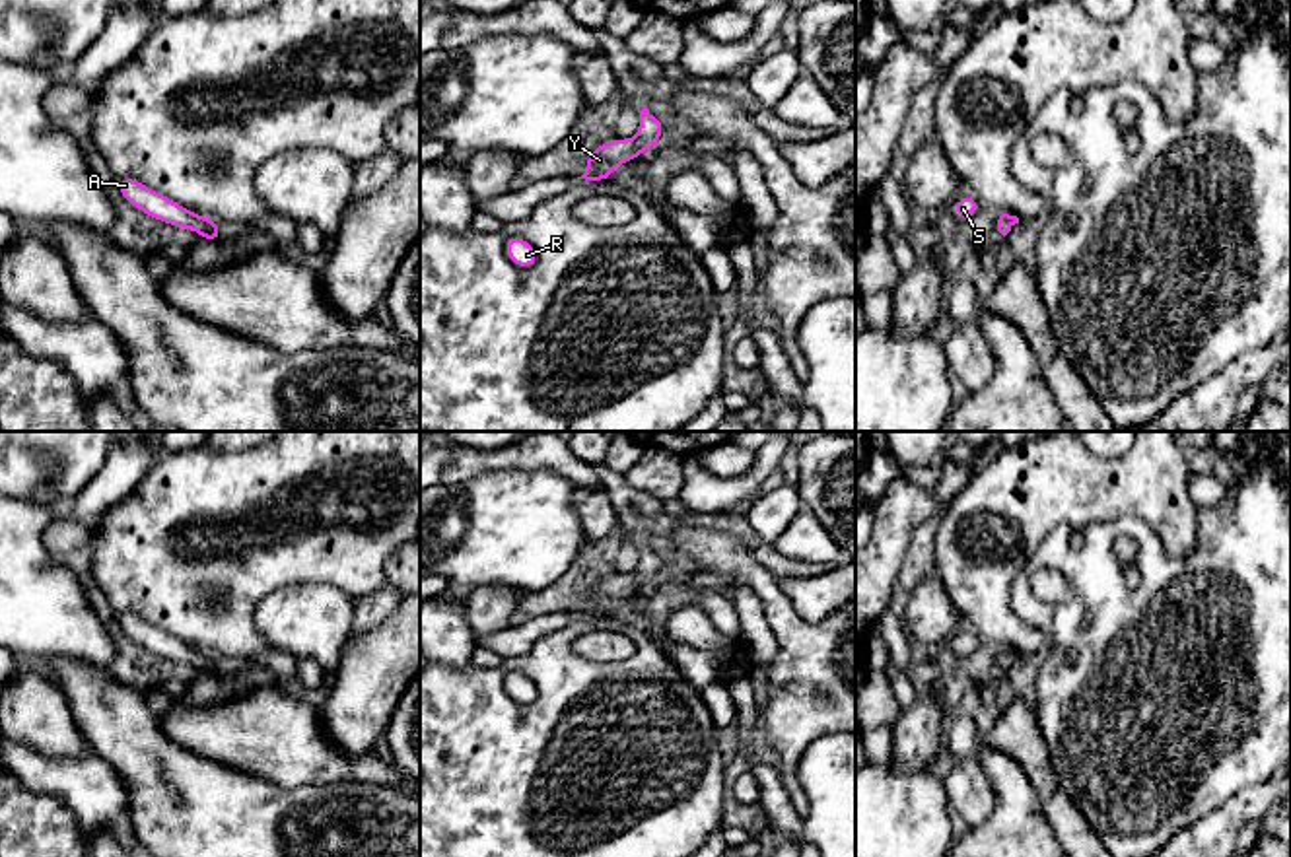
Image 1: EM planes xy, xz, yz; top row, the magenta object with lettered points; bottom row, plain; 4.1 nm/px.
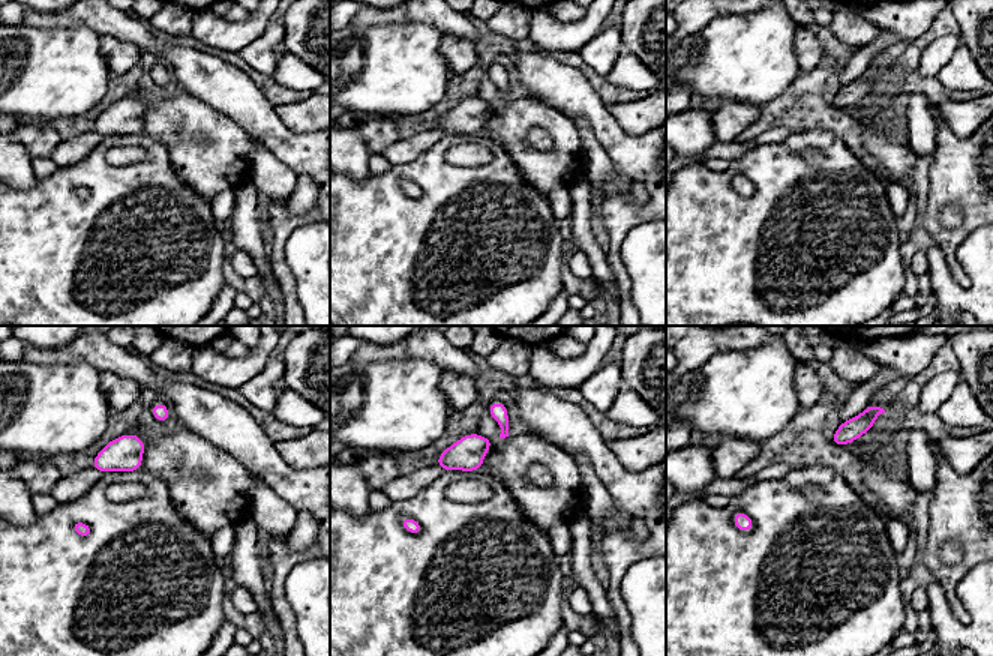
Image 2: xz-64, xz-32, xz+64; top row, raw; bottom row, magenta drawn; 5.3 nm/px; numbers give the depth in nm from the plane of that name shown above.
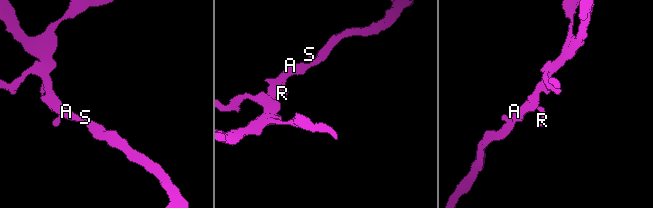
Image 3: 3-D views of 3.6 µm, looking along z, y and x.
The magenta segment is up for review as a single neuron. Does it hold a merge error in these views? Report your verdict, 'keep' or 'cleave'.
keep

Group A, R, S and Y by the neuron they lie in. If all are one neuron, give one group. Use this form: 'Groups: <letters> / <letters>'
Groups: A R S Y

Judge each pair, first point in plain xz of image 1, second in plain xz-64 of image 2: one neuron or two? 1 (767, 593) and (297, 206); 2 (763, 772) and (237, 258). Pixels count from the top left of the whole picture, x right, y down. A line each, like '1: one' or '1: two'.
1: two
2: two

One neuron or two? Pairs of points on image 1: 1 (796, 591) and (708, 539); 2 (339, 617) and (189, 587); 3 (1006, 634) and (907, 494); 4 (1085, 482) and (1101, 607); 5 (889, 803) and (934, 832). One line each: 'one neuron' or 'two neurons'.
1: two neurons
2: two neurons
3: two neurons
4: two neurons
5: one neuron

